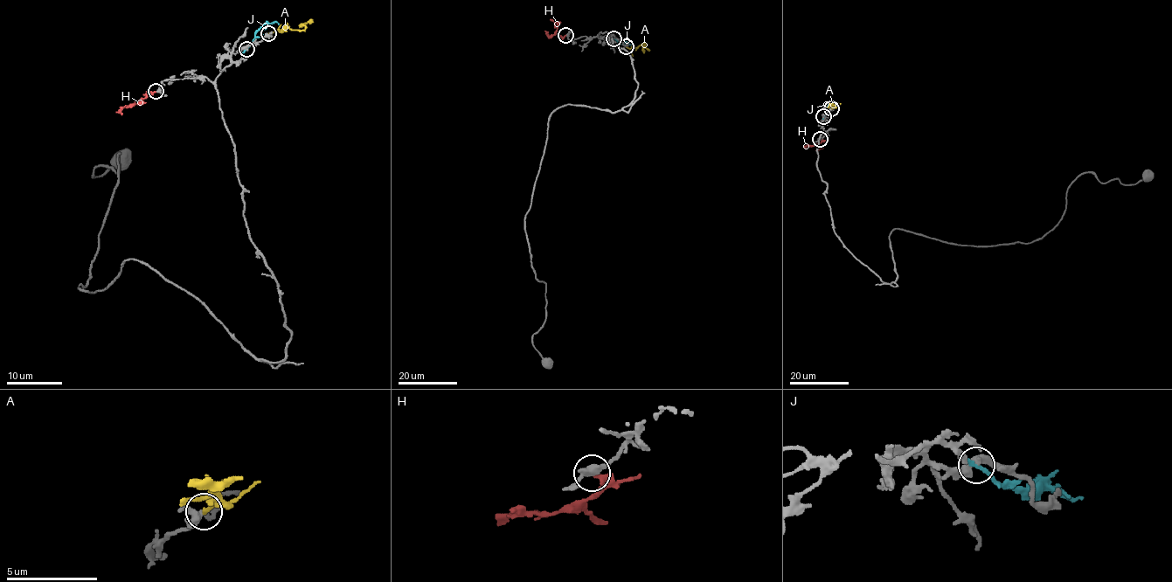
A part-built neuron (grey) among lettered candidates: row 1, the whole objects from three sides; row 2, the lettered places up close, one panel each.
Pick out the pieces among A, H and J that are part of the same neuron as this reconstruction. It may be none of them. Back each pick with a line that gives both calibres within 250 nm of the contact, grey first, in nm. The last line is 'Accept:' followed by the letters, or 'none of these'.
A: 320 nm thick on the grey side, 240 nm on the other
H: 380 nm thick on the grey side, 220 nm on the other
Accept: A, H

